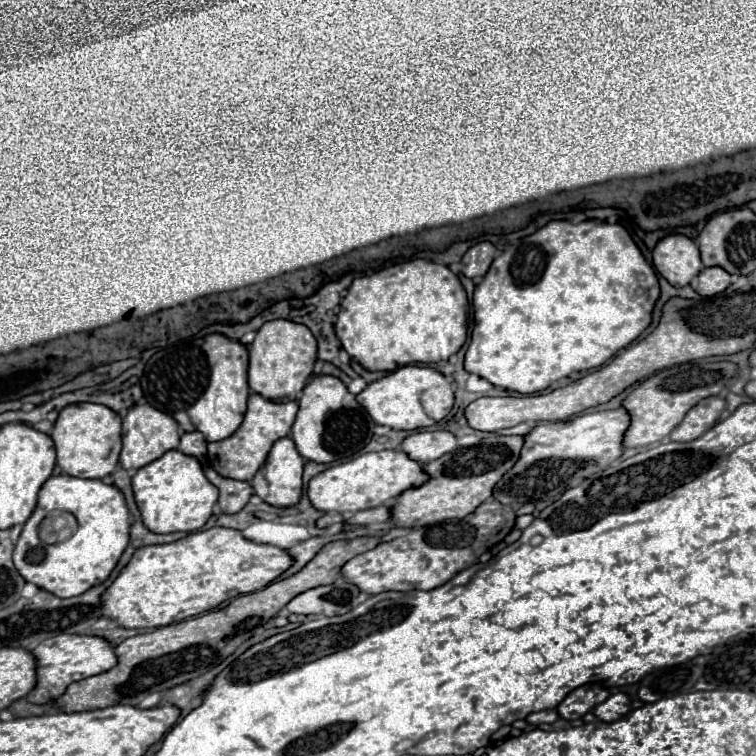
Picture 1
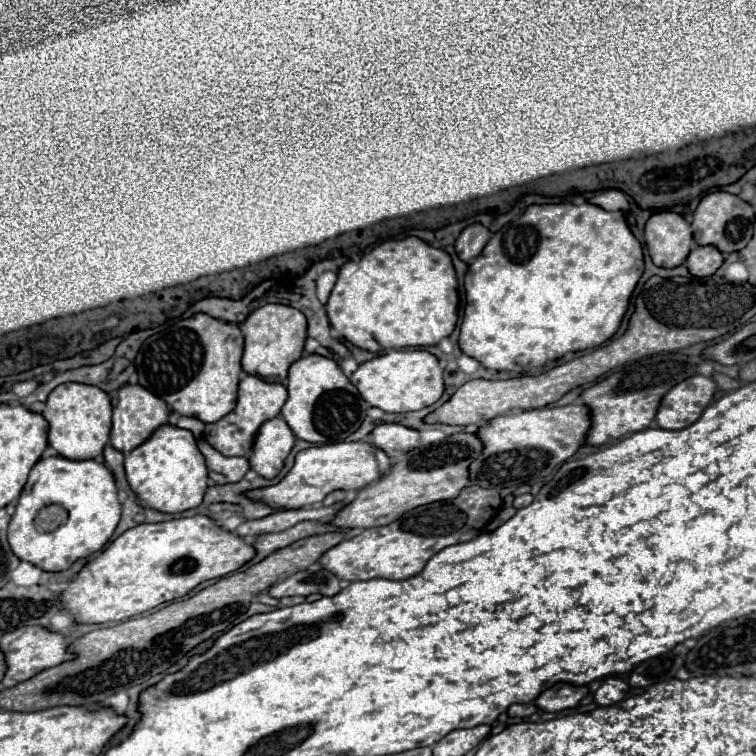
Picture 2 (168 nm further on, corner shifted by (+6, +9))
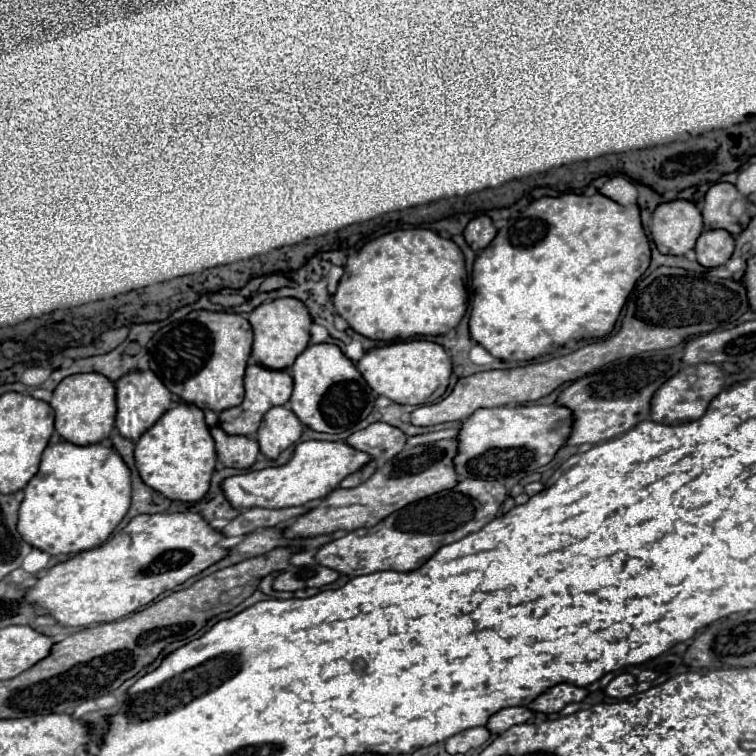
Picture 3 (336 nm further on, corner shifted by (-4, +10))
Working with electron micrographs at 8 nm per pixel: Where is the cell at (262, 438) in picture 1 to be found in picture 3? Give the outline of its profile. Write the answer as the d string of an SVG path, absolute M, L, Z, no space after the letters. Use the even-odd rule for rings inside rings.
M249 365L245 371L245 399L239 407L227 409L219 413L219 427L227 435L243 435L243 437L255 437L257 429L261 425L263 415L277 405L285 405L291 397L293 379L287 371L271 371L261 365Z

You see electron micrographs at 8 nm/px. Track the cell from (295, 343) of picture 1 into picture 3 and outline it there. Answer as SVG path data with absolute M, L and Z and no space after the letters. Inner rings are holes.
M293 297L285 299L275 299L269 303L259 305L249 313L249 323L255 333L255 343L253 343L253 361L257 365L263 365L267 369L283 371L289 369L295 359L307 349L309 345L309 329L311 329L311 315L307 313L307 307Z

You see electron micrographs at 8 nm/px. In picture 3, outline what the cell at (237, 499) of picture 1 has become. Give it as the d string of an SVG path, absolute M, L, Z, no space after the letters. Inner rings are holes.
M211 427L211 437L217 447L217 459L223 467L231 469L249 469L259 453L259 445L255 439L227 435L219 427Z

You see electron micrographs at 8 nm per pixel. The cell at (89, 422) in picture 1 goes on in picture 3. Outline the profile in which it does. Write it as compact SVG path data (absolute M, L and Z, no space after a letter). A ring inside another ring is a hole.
M99 373L71 375L63 379L53 391L51 407L55 411L55 429L65 441L75 441L75 445L91 445L91 441L101 443L111 435L115 427L115 383Z

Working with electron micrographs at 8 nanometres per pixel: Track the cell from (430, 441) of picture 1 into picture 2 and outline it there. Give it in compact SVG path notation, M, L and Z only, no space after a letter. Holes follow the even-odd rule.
M377 424L367 440L395 460L397 456L419 446L419 432L401 424Z

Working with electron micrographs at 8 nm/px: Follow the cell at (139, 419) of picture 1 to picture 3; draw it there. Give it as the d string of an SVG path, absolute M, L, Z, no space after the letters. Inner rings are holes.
M153 371L127 373L115 383L115 387L117 387L117 423L115 425L117 425L119 433L125 439L131 439L133 443L137 443L139 437L147 429L151 429L165 411L169 411L173 407L171 391L159 381L159 377Z

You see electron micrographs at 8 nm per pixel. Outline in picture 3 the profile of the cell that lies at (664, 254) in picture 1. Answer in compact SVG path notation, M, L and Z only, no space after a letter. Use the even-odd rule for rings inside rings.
M671 201L655 209L651 237L663 255L685 255L703 233L703 217L689 201Z

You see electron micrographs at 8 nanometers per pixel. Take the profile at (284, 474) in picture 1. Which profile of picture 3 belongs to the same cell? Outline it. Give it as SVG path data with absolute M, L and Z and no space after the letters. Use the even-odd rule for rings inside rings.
M271 407L257 431L257 443L265 457L277 459L281 451L295 445L303 433L303 423L287 407Z

